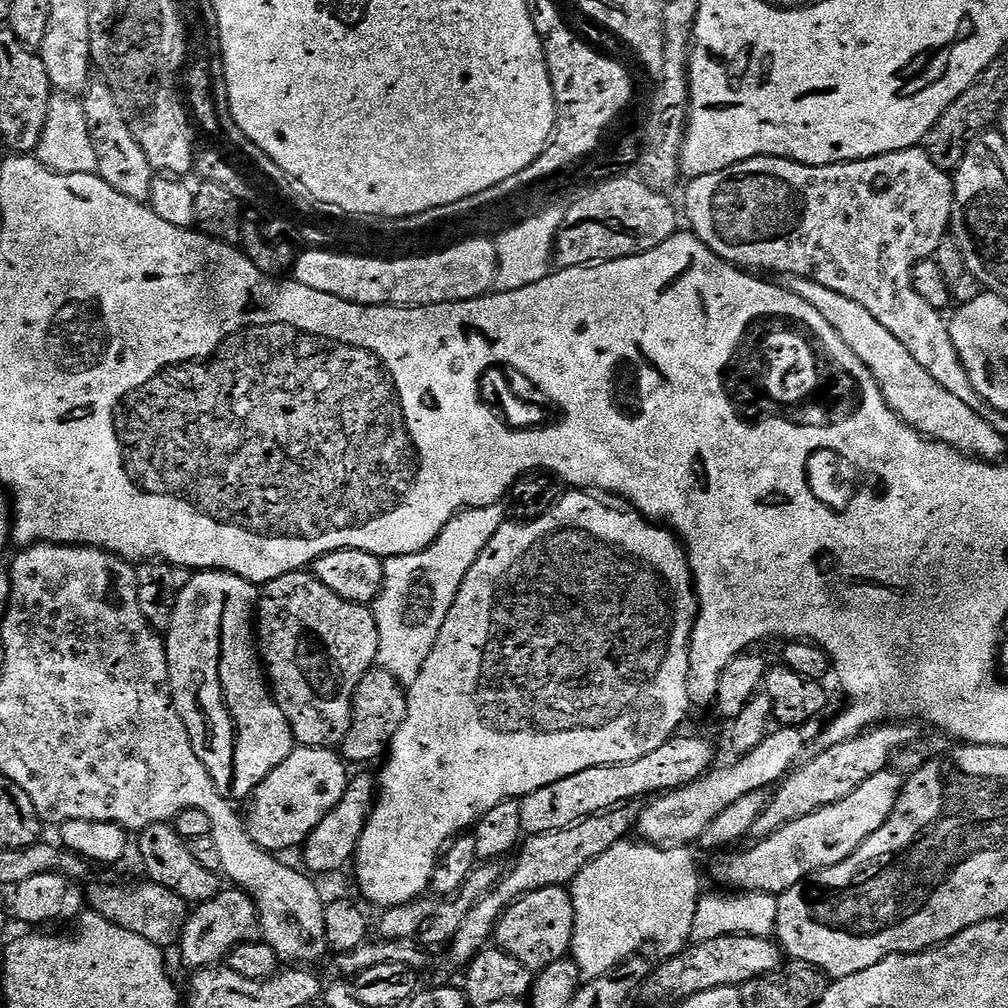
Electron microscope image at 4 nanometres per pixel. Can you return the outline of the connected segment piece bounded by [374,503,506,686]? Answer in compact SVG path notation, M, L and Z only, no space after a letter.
M503 503L466 508L446 522L429 548L384 560L384 585L374 605L378 626L376 664L394 674L401 684L410 686L418 678L430 650L434 650L442 622L446 622L446 614L450 614L458 590L470 574L470 566L478 562L478 554L486 550L490 538L505 523Z

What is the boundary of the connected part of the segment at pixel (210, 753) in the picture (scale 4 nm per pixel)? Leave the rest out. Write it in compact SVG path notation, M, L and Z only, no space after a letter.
M200 570L188 585L179 589L174 618L166 633L168 686L172 702L186 726L198 758L206 766L218 794L233 802L247 801L252 791L292 753L294 737L286 714L272 697L266 669L258 651L254 617L258 588L241 576L219 570Z

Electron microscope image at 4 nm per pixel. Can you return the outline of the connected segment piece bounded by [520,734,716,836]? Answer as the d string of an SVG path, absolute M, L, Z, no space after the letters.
M684 735L673 736L658 746L654 754L646 754L646 758L638 758L629 764L611 764L582 770L582 774L570 774L570 778L562 778L562 782L550 782L550 786L534 790L520 800L522 833L533 836L546 834L550 830L562 830L588 816L596 816L599 812L608 812L611 808L639 801L639 796L652 798L707 776L713 767L712 759L716 756L711 742L700 736Z

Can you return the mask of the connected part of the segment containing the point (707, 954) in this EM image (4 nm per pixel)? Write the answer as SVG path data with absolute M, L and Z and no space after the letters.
M733 935L726 937L716 937L713 941L702 941L693 943L691 946L678 953L676 956L670 956L659 961L660 965L653 967L649 973L648 979L642 989L643 995L653 996L660 1000L663 996L669 996L672 1000L683 1002L694 994L702 994L706 990L715 988L726 988L729 986L743 986L750 982L755 976L765 976L767 972L775 972L781 967L782 949L775 939L767 936L742 936Z

